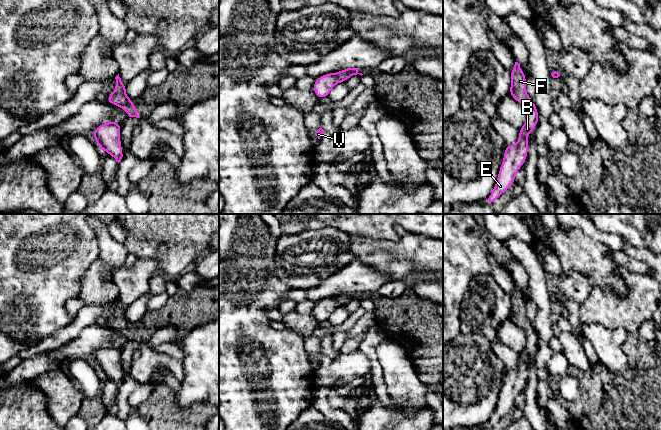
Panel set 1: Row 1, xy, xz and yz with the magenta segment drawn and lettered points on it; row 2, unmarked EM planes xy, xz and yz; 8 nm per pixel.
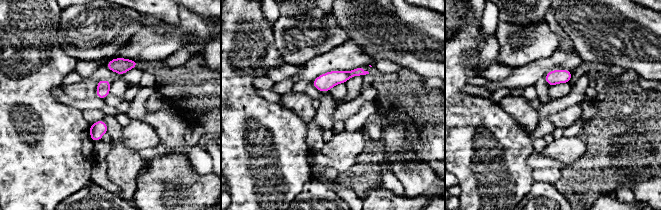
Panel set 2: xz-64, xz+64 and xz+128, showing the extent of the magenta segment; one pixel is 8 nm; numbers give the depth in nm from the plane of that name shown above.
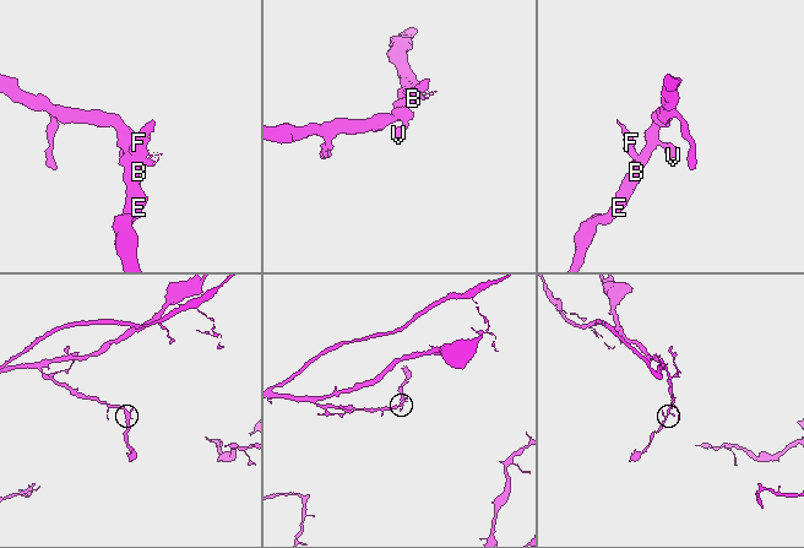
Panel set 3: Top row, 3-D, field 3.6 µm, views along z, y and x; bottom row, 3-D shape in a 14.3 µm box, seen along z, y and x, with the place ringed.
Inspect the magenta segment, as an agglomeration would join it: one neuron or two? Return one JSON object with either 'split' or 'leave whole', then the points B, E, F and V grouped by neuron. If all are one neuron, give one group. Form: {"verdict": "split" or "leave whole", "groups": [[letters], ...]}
{"verdict": "split", "groups": [["B", "E", "V"], ["F"]]}

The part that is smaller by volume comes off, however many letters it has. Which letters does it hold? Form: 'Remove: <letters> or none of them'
Remove: F

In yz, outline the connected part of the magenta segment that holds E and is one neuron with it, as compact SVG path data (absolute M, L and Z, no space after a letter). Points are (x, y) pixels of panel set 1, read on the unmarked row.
M532 323L525 328L525 333L526 345L523 351L519 353L518 367L506 370L495 411L491 419L485 424L486 428L494 427L502 417L508 414L515 405L516 397L525 387L529 372L527 360L534 354L539 344L538 334Z

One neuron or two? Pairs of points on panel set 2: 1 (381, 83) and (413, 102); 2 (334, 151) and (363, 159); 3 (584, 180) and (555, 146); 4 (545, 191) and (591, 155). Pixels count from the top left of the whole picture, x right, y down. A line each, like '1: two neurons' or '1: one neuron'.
1: one neuron
2: two neurons
3: two neurons
4: two neurons

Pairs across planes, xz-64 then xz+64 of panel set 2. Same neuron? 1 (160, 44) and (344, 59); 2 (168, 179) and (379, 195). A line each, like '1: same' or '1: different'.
1: same
2: same

